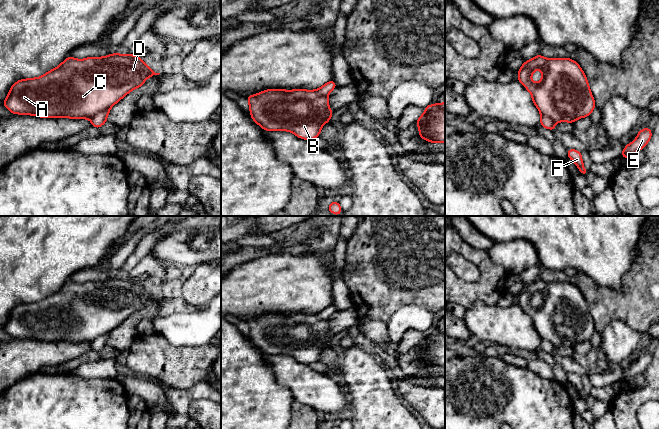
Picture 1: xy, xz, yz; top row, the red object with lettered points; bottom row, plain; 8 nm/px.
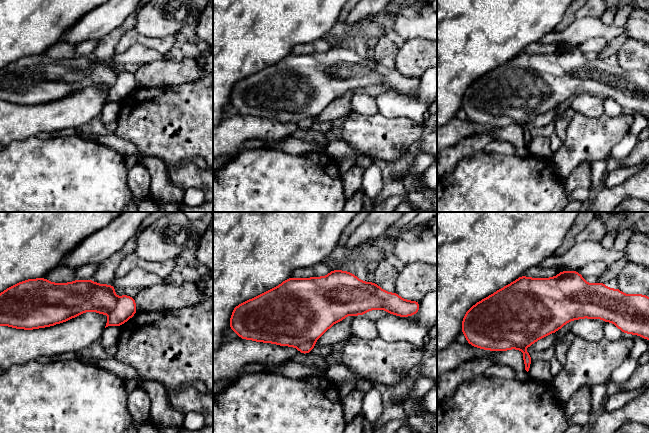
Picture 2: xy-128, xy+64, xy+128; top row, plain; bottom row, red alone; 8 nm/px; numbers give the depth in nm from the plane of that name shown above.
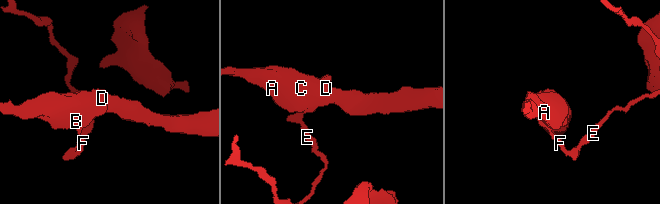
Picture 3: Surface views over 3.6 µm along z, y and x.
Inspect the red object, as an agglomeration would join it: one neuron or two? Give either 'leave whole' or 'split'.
split

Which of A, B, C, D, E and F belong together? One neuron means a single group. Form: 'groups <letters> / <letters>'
groups A B C D / E F

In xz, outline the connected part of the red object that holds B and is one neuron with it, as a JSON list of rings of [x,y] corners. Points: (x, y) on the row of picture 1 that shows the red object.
[[[267,89],[245,98],[249,101],[252,120],[263,130],[289,131],[307,141],[319,137],[322,126],[329,123],[334,112],[329,108],[328,96],[321,96],[318,90]]]

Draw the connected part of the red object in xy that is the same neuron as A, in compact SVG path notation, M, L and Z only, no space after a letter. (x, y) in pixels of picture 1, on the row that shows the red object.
M114 53L105 57L88 57L81 60L69 56L58 67L41 77L21 79L15 82L3 101L3 106L12 114L34 115L41 118L92 119L98 113L110 109L130 91L142 86L146 79L159 74L155 73L137 55L128 53L125 55Z

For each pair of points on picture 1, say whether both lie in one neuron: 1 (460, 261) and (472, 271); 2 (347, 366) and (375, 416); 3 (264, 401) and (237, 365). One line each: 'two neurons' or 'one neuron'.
1: one neuron
2: one neuron
3: one neuron

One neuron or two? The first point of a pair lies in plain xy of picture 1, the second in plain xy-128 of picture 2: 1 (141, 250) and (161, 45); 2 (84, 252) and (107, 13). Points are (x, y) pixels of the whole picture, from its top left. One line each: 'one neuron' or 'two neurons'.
1: two neurons
2: two neurons

